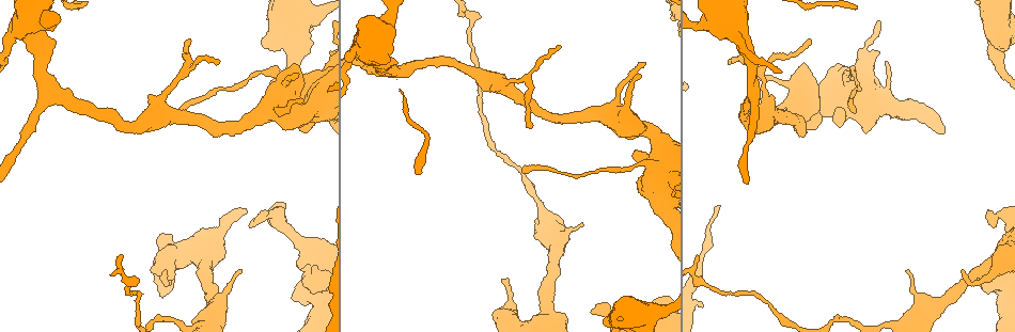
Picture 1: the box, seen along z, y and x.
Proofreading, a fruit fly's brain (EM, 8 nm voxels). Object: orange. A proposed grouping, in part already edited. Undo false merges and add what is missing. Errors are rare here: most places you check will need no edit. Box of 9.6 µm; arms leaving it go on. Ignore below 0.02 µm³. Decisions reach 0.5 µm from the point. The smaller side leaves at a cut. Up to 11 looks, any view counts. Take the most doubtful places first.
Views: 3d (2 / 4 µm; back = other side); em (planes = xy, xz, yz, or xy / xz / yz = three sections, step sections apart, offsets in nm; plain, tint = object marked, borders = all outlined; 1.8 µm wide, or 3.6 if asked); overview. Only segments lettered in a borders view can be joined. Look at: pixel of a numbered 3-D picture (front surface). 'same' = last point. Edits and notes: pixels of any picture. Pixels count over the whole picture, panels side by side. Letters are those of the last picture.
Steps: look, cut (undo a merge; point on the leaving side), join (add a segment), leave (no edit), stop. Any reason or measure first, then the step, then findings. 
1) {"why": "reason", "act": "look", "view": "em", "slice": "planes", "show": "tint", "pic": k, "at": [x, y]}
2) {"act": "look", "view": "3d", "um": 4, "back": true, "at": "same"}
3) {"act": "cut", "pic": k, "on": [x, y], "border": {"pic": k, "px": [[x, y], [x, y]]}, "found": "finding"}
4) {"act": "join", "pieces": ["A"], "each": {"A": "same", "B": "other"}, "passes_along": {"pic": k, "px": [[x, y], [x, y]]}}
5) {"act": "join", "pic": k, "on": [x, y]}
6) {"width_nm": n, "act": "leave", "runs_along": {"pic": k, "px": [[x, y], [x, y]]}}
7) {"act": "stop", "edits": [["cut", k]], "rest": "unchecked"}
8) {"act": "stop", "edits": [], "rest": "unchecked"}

{"why": "sudden change in width", "act": "look", "view": "3d", "um": 4, "back": true, "pic": 1, "at": [869, 101]}

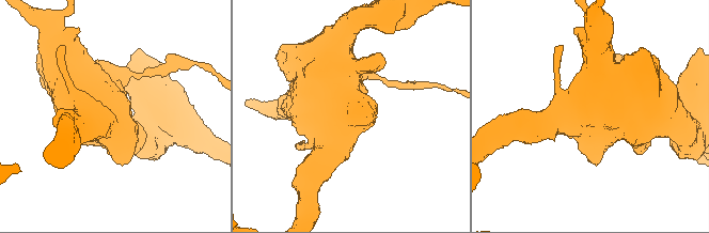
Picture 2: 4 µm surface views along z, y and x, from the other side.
{"act": "look", "view": "em", "um": 3.6, "slice": "planes", "show": "borders", "pic": 2, "at": [340, 114]}

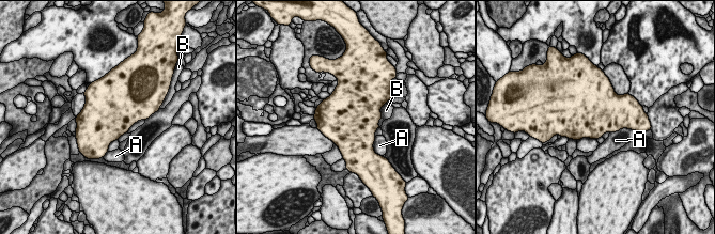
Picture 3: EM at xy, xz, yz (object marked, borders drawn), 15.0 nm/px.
{"longest_contact_nm": ["B", 400], "act": "leave", "each": {"A": "other", "B": "other"}, "border": {"pic": 3, "px": [[385, 103], [381, 107], [379, 127]]}, "found": "all the same neuron"}

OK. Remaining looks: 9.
{"why": "an open end", "act": "look", "view": "3d", "um": 2, "pic": 1, "at": [250, 227]}

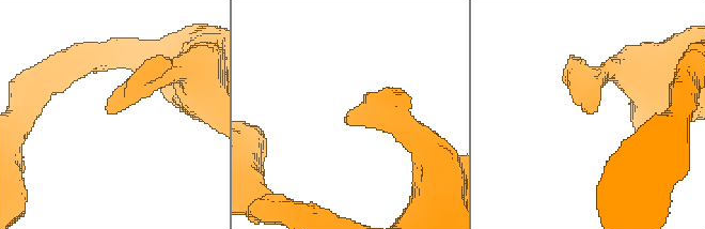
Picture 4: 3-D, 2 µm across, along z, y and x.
{"act": "look", "view": "em", "slice": "yz", "step": 4, "show": "borders", "pic": 4, "at": [594, 109]}

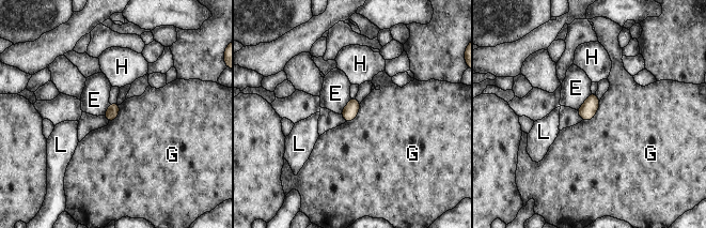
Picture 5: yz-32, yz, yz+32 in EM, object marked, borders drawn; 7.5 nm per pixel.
{"act": "leave", "each": {"E": "other", "G": "other", "H": "other", "L": "other"}, "border": {"pic": 5, "px": [[600, 101], [596, 114], [583, 121]]}, "found": "no lettered segment goes on from it"}

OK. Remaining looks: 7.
{"act": "look", "view": "3d", "um": 2, "pic": 1, "at": [640, 76]}

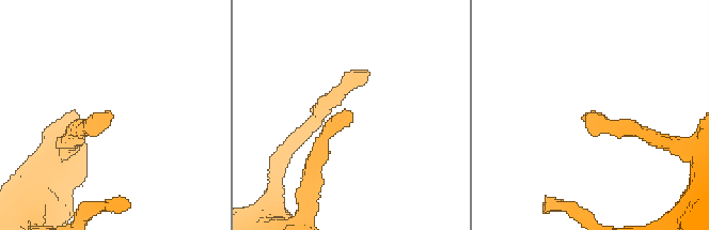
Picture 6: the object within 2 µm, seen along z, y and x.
{"why": "shape alone is not enough", "act": "look", "view": "em", "slice": "planes", "show": "tint", "pic": 6, "at": [592, 117]}

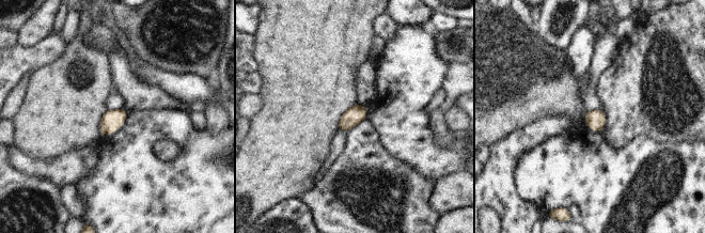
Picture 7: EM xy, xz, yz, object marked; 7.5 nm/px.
{"why": "what lies round it", "act": "look", "view": "em", "slice": "planes", "show": "borders", "at": "same"}

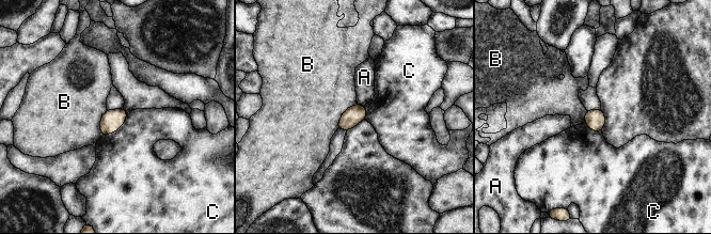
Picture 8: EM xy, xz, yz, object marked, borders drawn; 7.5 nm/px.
{"longest_contact_nm": ["C", 260], "act": "leave", "each": {"A": "other", "B": "other", "C": "other"}, "border": {"pic": 8, "px": [[357, 104], [343, 113], [336, 128]]}, "found": "no lettered segment goes on from it"}

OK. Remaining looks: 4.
{"why": "tapers out", "act": "look", "view": "3d", "um": 2, "pic": 1, "at": [506, 279]}

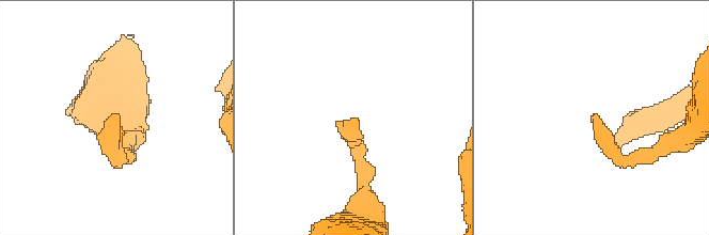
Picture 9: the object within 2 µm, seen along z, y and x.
{"act": "look", "view": "em", "slice": "yz", "step": 8, "show": "tint", "pic": 9, "at": [118, 116]}

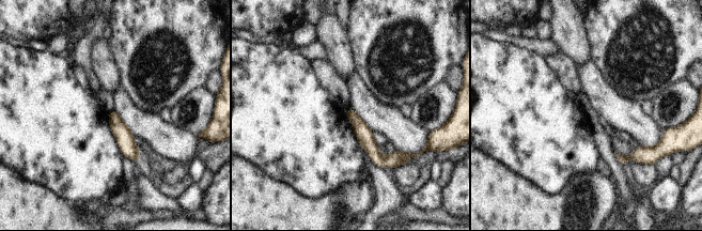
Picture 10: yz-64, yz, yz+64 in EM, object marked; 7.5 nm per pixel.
{"why": "another direction", "act": "look", "view": "em", "slice": "planes", "show": "borders", "at": "same"}

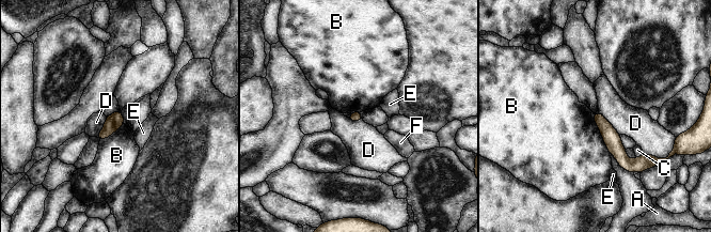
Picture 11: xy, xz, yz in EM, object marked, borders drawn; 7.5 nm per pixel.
{"longest_contact_nm": ["B", 320], "act": "leave", "each": {"A": "other", "B": "other", "C": "other", "D": "other", "E": "other", "F": "other"}, "found": "no lettered segment goes on from it"}

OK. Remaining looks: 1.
{"act": "stop", "edits": [], "rest": "unchecked"}

